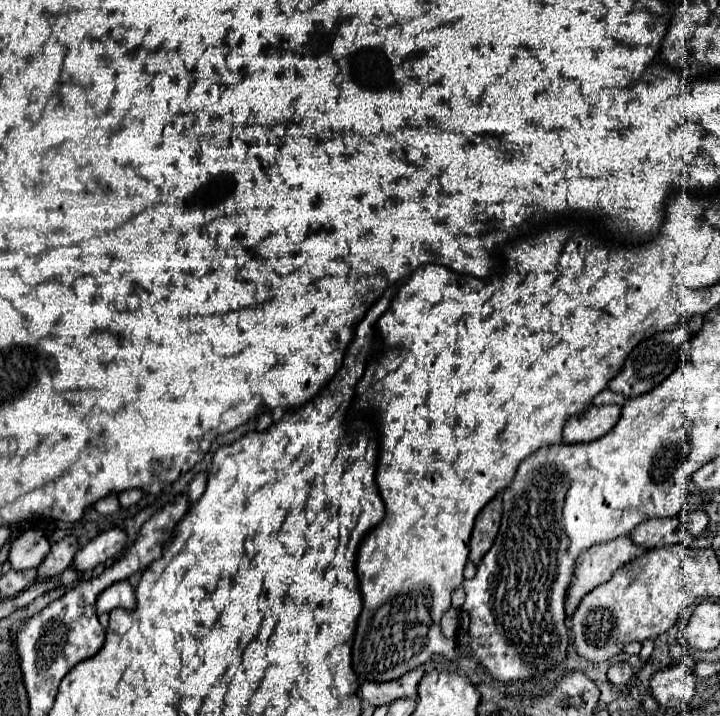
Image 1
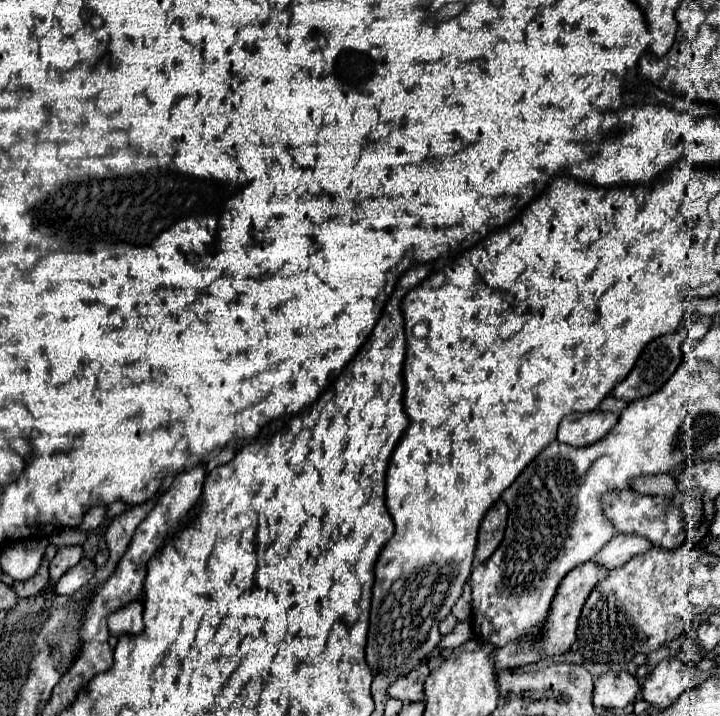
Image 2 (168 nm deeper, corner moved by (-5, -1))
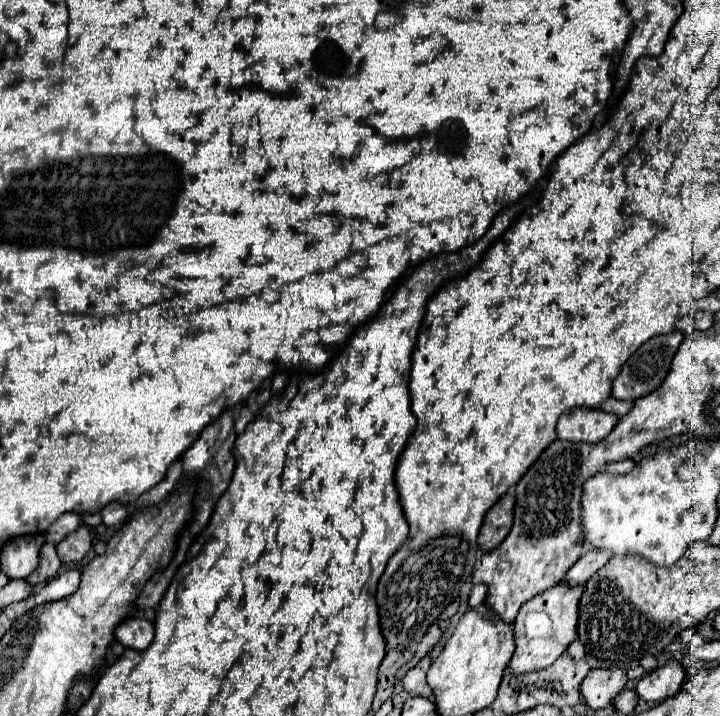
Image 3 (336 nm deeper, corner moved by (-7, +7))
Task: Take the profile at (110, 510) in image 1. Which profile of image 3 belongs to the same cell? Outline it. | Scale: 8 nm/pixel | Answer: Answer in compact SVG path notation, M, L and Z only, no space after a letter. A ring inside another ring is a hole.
M63 514L63 516L59 516L53 524L51 524L51 528L47 530L47 534L45 534L45 542L51 542L51 544L59 544L69 532L73 532L75 528L79 528L79 526L83 526L85 522L83 522L83 518L81 518L81 514Z

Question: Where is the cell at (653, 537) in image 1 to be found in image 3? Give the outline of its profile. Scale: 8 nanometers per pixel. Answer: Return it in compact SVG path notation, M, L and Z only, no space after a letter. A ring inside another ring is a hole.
M595 548L587 550L573 564L573 568L567 572L565 582L569 582L569 584L583 584L583 582L587 582L589 576L593 576L599 568L603 568L603 564L607 564L609 558L611 558L611 552L595 552Z

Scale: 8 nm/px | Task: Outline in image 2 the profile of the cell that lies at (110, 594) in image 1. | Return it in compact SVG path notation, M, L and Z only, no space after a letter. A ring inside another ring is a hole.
M131 604L129 608L123 608L121 612L113 612L109 616L109 632L113 636L123 636L123 634L141 634L143 632L143 606Z

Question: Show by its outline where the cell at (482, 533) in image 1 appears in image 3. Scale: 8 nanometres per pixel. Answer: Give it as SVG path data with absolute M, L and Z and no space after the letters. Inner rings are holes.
M505 494L485 514L483 526L479 530L479 548L483 552L495 550L503 542L503 538L509 534L513 524L513 506L515 506L513 494Z

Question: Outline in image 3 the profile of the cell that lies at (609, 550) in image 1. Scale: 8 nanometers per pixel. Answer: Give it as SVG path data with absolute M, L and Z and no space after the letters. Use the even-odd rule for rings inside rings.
M559 582L547 592L535 596L533 600L525 602L517 614L513 624L515 630L515 654L511 658L513 672L533 672L553 664L565 648L577 640L577 606L583 594L583 584L579 588L567 588L567 584Z

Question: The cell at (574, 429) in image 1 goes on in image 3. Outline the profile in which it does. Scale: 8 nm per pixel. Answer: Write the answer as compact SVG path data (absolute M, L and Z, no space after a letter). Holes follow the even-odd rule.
M571 408L559 416L557 422L557 438L571 442L599 442L603 440L613 426L617 424L617 416L603 410L589 408Z

